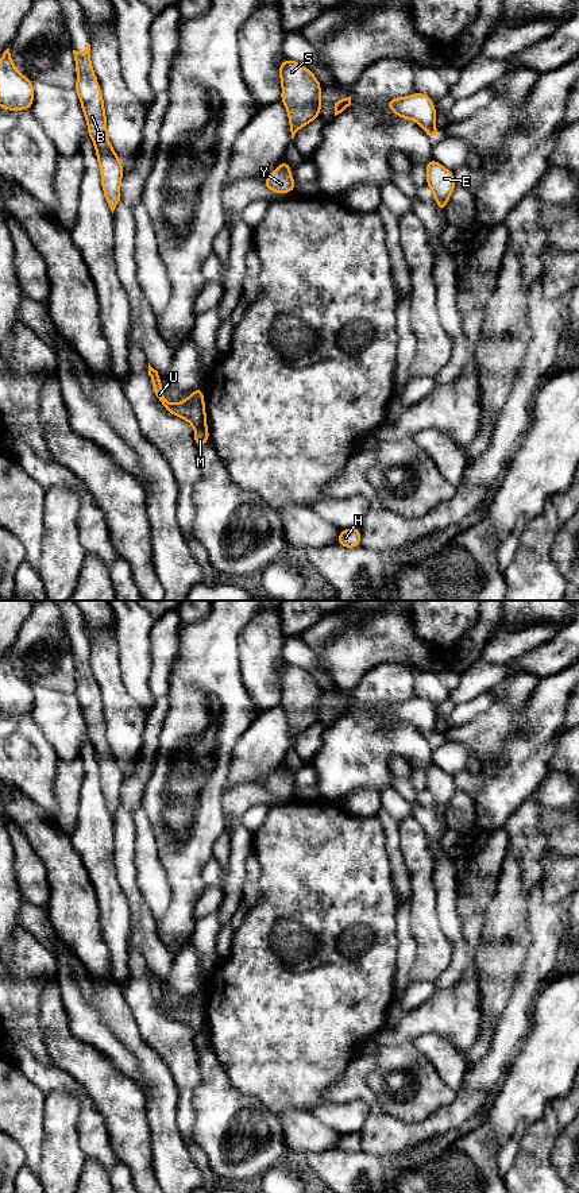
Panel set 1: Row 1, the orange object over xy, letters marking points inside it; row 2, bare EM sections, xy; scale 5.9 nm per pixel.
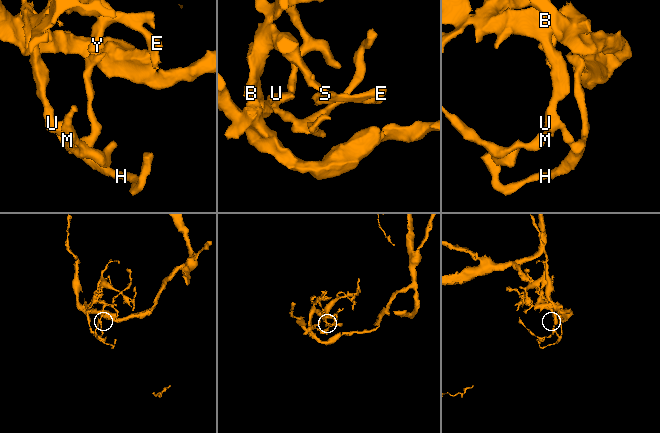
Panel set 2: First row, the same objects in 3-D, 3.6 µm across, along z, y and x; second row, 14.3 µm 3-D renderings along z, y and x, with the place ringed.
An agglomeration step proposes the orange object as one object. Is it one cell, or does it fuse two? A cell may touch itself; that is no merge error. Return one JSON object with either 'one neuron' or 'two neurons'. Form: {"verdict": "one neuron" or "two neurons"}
{"verdict": "two neurons"}

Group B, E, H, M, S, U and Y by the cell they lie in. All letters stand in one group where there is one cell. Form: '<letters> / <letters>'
B E H S U Y / M

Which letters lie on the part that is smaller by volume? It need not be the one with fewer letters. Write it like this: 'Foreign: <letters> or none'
Foreign: M

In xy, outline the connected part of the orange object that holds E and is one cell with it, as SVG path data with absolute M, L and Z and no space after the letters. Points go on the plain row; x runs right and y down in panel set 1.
M436 764L426 768L426 789L437 806L437 812L444 816L448 803L458 791L452 776L443 772Z

